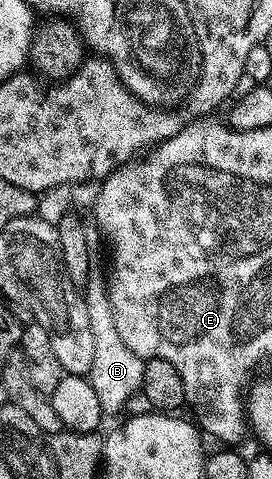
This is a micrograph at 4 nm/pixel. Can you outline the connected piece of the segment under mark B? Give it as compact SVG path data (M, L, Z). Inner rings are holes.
M99 267L91 270L86 276L83 294L95 345L93 365L87 378L93 391L96 392L97 399L100 400L104 416L122 414L132 396L142 390L144 358L133 354L133 351L122 342L121 335L117 332L116 320L113 318L109 281L104 270L102 272Z

